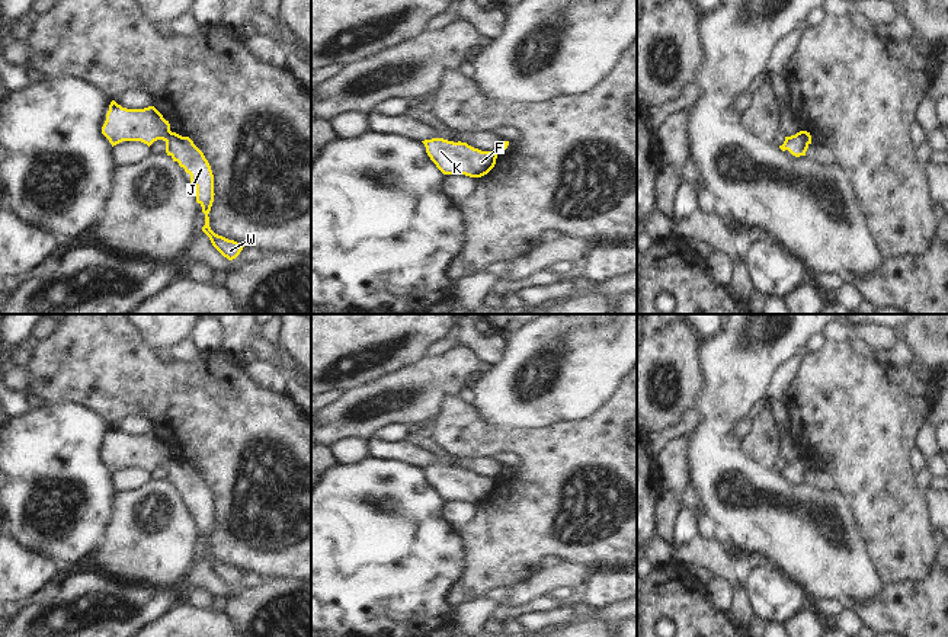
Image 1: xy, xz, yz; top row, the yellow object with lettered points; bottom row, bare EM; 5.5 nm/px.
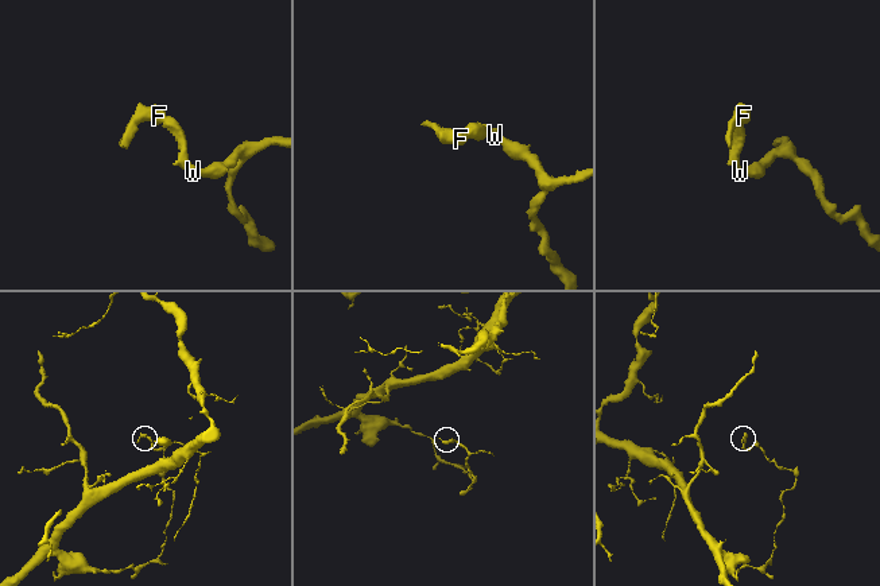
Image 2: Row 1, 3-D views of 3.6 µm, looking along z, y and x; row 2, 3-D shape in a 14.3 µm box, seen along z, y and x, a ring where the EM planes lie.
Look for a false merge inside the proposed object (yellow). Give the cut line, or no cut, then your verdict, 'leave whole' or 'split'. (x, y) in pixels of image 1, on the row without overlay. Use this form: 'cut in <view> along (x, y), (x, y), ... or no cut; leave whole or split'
cut in xy along (170, 457), (166, 467); split

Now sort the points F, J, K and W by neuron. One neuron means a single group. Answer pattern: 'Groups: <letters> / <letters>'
Groups: F K / J W

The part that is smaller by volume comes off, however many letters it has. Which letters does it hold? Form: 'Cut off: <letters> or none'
Cut off: F, K

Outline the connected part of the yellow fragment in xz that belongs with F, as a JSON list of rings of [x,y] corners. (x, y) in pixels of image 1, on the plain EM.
[[[432,464],[422,468],[430,486],[443,500],[481,503],[496,490],[496,477],[481,477],[467,468],[454,468],[443,464]]]

